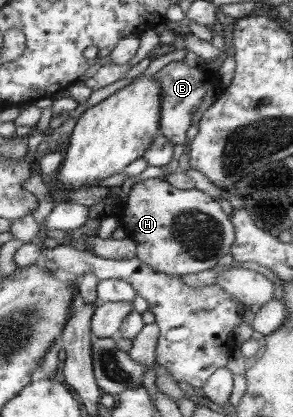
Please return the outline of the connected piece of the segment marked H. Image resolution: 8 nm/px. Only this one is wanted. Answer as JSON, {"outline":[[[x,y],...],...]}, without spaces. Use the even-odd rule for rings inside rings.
{"outline":[[[163,179],[133,184],[127,202],[115,211],[120,227],[137,245],[137,258],[153,270],[177,277],[217,268],[219,258],[229,252],[237,238],[227,214],[213,197],[198,188],[179,190]]]}

